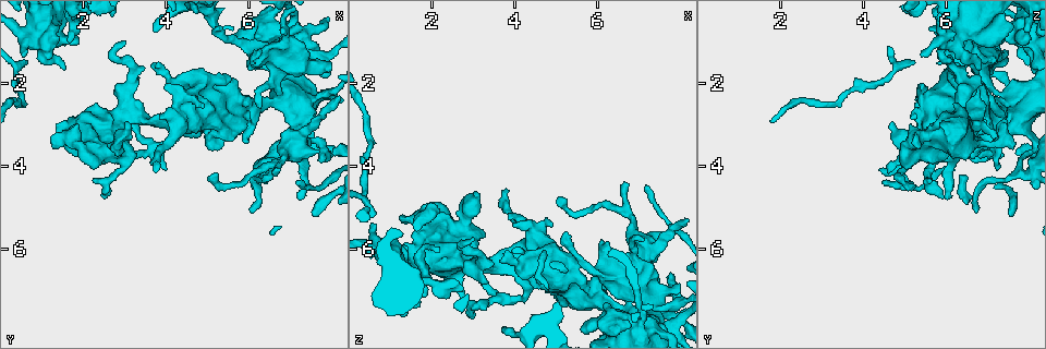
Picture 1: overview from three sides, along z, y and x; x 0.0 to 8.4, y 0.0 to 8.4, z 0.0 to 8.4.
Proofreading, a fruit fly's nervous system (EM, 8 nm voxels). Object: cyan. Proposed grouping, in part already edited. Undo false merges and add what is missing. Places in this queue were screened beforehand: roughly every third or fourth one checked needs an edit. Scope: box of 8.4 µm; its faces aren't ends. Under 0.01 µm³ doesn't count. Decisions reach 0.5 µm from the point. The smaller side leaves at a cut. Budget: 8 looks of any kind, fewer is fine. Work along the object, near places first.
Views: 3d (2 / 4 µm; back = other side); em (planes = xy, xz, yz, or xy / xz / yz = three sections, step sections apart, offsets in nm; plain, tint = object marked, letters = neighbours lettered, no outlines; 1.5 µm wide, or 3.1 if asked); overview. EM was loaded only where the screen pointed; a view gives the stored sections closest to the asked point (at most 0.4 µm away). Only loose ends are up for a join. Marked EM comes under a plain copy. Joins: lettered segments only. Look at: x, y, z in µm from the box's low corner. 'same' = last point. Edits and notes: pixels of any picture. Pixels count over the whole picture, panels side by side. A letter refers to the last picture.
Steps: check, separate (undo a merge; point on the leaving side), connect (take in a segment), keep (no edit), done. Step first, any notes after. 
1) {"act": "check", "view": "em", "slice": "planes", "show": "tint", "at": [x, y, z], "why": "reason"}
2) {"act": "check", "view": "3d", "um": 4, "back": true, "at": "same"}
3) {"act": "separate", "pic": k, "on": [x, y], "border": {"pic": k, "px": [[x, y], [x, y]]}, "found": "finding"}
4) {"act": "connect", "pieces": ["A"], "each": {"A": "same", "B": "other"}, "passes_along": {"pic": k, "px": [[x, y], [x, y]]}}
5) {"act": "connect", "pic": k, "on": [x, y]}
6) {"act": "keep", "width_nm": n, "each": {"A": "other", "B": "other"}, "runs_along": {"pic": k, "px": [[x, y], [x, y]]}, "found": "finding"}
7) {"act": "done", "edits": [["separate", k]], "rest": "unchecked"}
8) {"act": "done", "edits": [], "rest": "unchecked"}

{"act": "check", "view": "em", "slice": "yz", "step": 4, "show": "tint", "at": [6.85, 0.85, 6.00], "why": "calibre changes"}

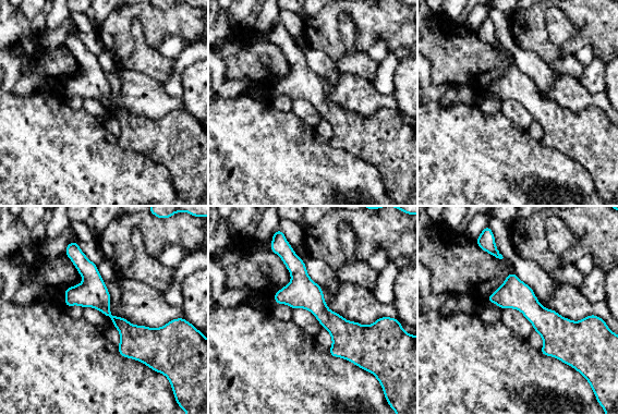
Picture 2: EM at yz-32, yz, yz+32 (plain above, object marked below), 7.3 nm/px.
{"act": "check", "view": "em", "slice": "planes", "show": "tint", "at": "same"}

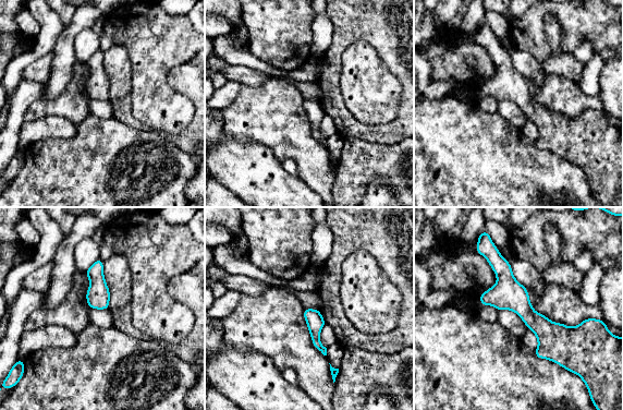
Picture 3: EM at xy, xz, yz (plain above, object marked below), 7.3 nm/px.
{"act": "check", "view": "em", "slice": "planes", "show": "letters", "at": "same", "why": "see the neighbours"}

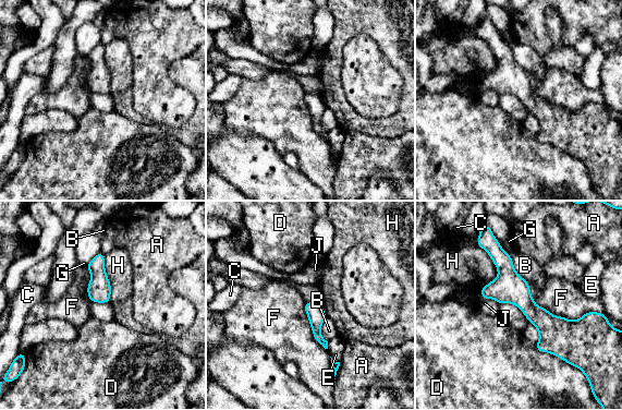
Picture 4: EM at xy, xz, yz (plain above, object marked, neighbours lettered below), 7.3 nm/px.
{"act": "keep", "each": {"A": "other", "B": "other", "C": "other", "D": "other", "E": "other", "F": "other", "G": "other", "H": "other", "J": "other"}, "border": {"pic": 4, "px": [[527, 282], [556, 315], [595, 312]]}, "found": "continuous, no second neuron"}

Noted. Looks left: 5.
{"act": "check", "view": "em", "slice": "planes", "show": "letters", "at": [7.65, 2.95, 5.70], "why": "sudden change in width"}

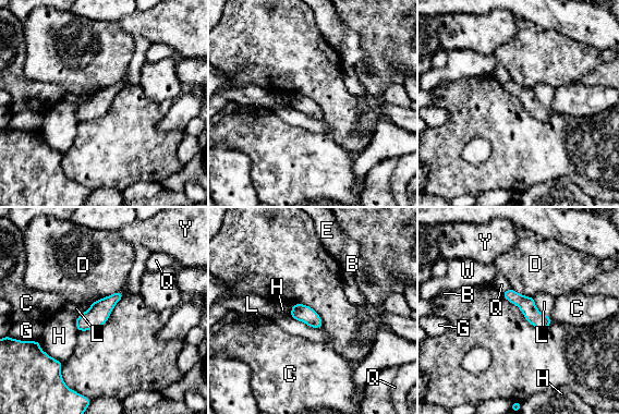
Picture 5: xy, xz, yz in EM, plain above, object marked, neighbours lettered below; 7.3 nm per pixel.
{"act": "keep", "each": {"B": "other", "C": "other", "D": "other", "E": "other", "G": "other", "H": "other", "L": "other", "Q": "other", "W": "other", "Y": "other"}, "runs_along": {"pic": 5, "px": [[506, 294], [547, 321]]}, "found": "continuous, no second neuron"}

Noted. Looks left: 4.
{"act": "check", "view": "3d", "um": 2, "at": [7.90, 3.70, 7.40], "why": "free end"}

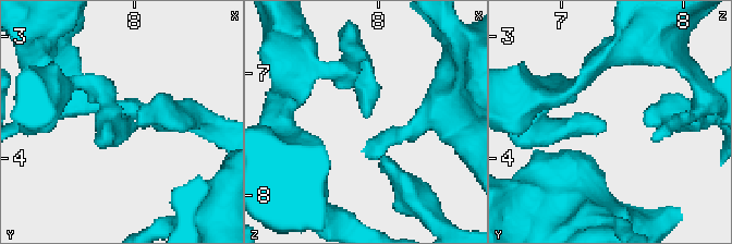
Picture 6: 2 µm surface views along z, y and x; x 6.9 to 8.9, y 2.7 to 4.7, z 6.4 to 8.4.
{"act": "check", "view": "em", "slice": "xz", "step": 8, "show": "tint", "at": [7.90, 3.78, 7.38]}

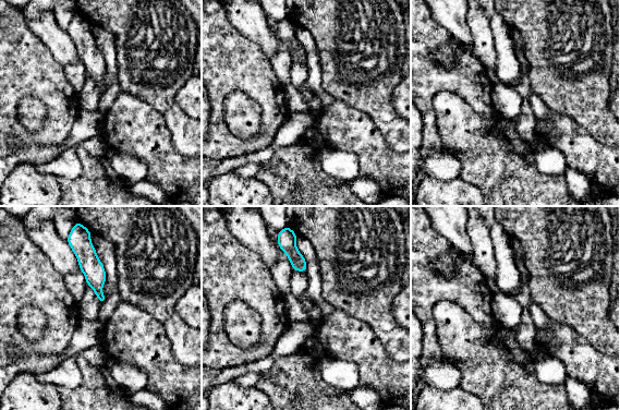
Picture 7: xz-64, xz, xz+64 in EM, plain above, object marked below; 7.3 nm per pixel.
{"act": "check", "view": "em", "slice": "planes", "show": "letters", "at": "same"}

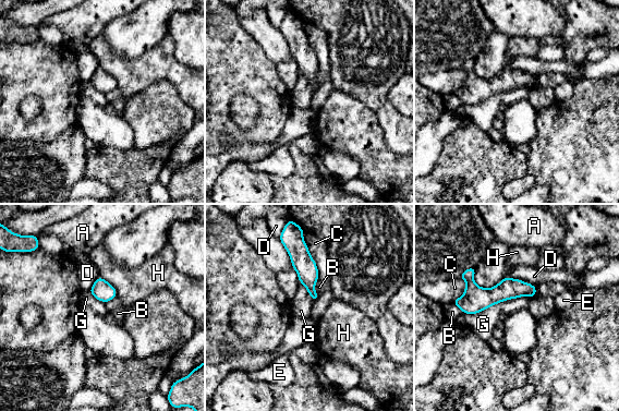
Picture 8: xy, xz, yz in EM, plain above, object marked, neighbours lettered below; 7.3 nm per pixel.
{"act": "keep", "each": {"A": "other", "B": "other", "C": "other", "D": "other", "E": "other", "G": "other", "H": "other"}, "border": {"pic": 8, "px": [[99, 276], [113, 287], [117, 297]]}, "found": "no lettered segment goes on from it"}

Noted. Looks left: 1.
{"act": "done", "edits": [], "rest": "unchecked"}

